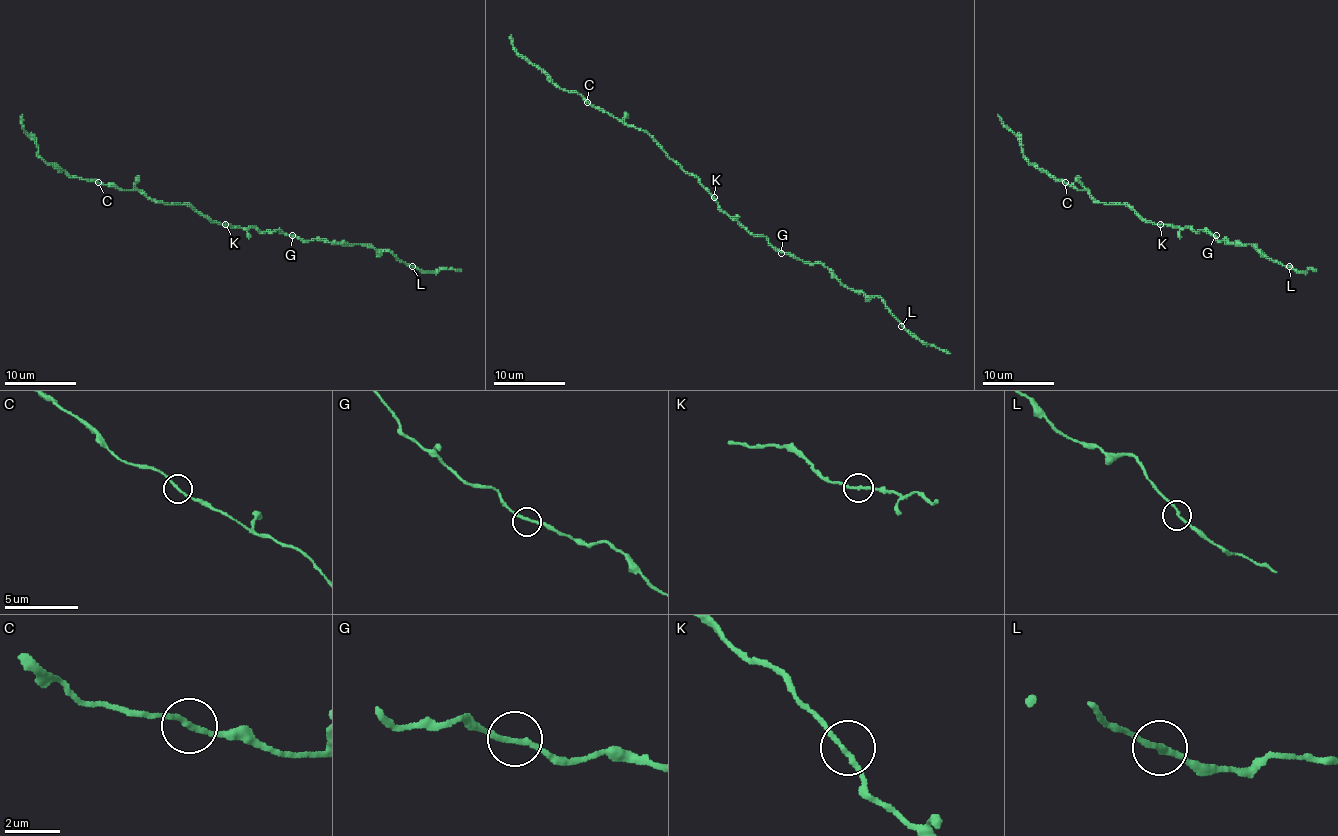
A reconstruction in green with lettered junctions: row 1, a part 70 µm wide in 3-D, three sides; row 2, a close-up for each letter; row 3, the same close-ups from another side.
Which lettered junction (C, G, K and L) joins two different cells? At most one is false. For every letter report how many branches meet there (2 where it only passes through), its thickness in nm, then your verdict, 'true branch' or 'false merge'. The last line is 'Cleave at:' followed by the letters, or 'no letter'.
C: 2 | 190 nm | true branch
G: 2 | 200 nm | true branch
K: 2 | 190 nm | true branch
L: 2 | 200 nm | true branch
Cleave at: no letter

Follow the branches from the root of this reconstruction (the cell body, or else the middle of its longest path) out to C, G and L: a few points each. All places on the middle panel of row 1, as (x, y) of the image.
C: (712, 199), (696, 177), (676, 164), (646, 132), (619, 121), (587, 101)
G: (712, 199), (750, 233), (763, 235), (781, 253)
L: (712, 199), (750, 233), (763, 235), (774, 247), (804, 262), (822, 263), (849, 289), (878, 296), (901, 326)

